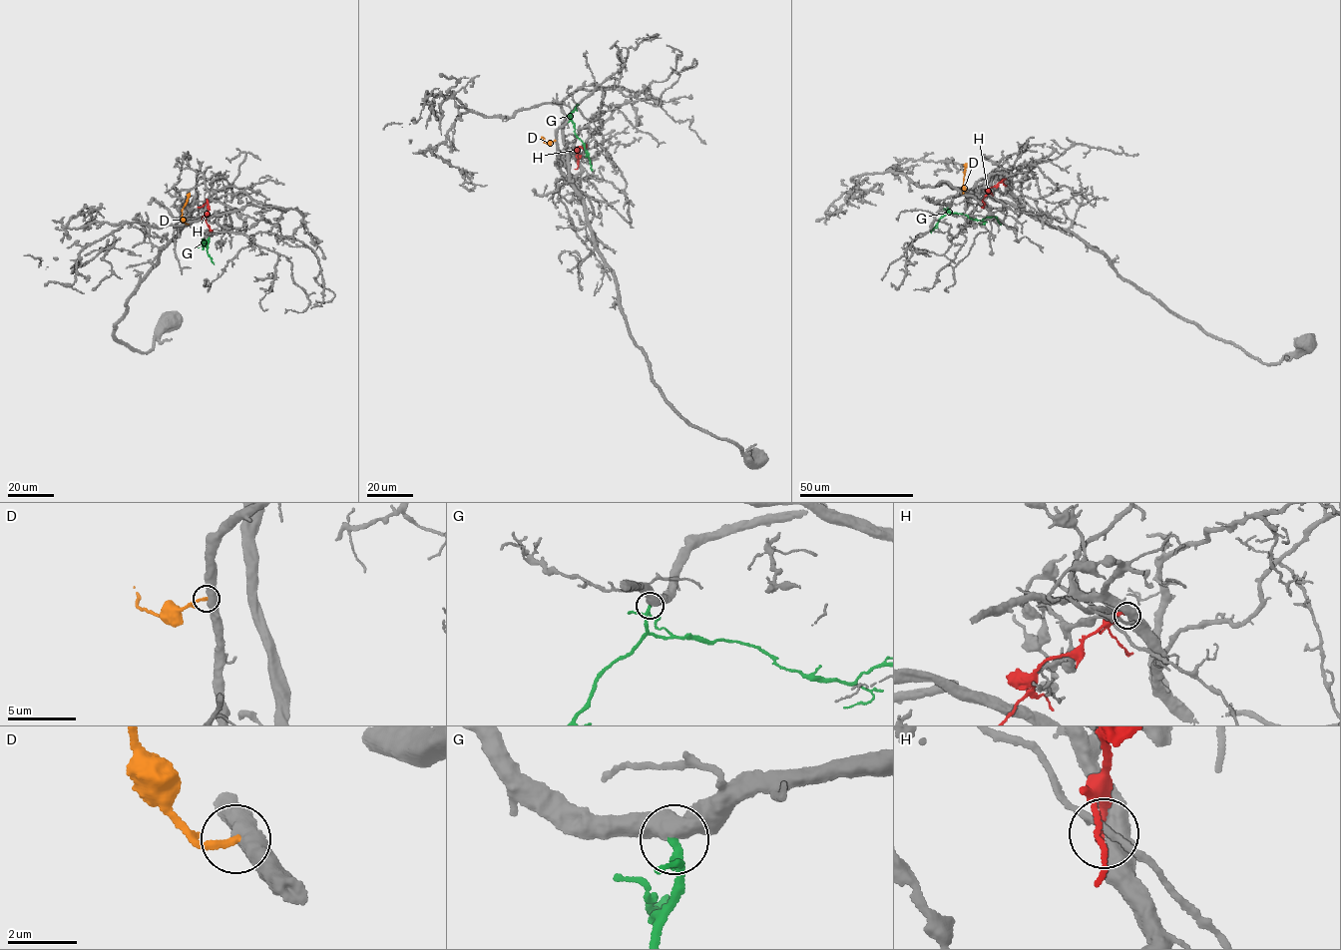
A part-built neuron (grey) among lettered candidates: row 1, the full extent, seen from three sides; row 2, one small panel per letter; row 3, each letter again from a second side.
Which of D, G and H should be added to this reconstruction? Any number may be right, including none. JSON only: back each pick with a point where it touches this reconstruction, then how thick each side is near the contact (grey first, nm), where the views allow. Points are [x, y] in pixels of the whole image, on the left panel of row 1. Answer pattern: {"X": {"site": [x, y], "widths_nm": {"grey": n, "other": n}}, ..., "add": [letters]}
{"G": {"site": [209, 237], "widths_nm": {"grey": 550, "other": 190}}, "add": ["G"]}

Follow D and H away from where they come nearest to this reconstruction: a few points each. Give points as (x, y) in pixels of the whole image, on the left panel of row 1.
D: (189, 224), (185, 222), (182, 211), (190, 193)
H: (206, 200), (209, 209), (205, 219), (212, 231)

